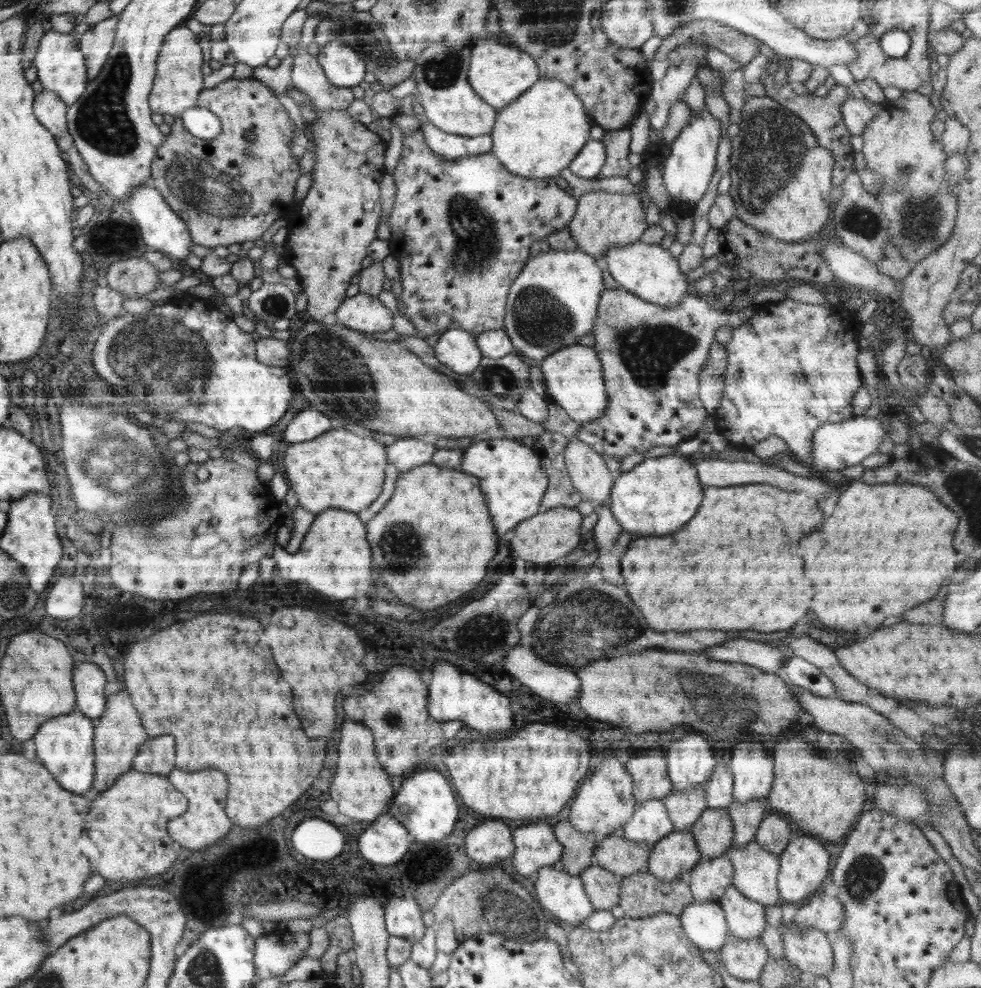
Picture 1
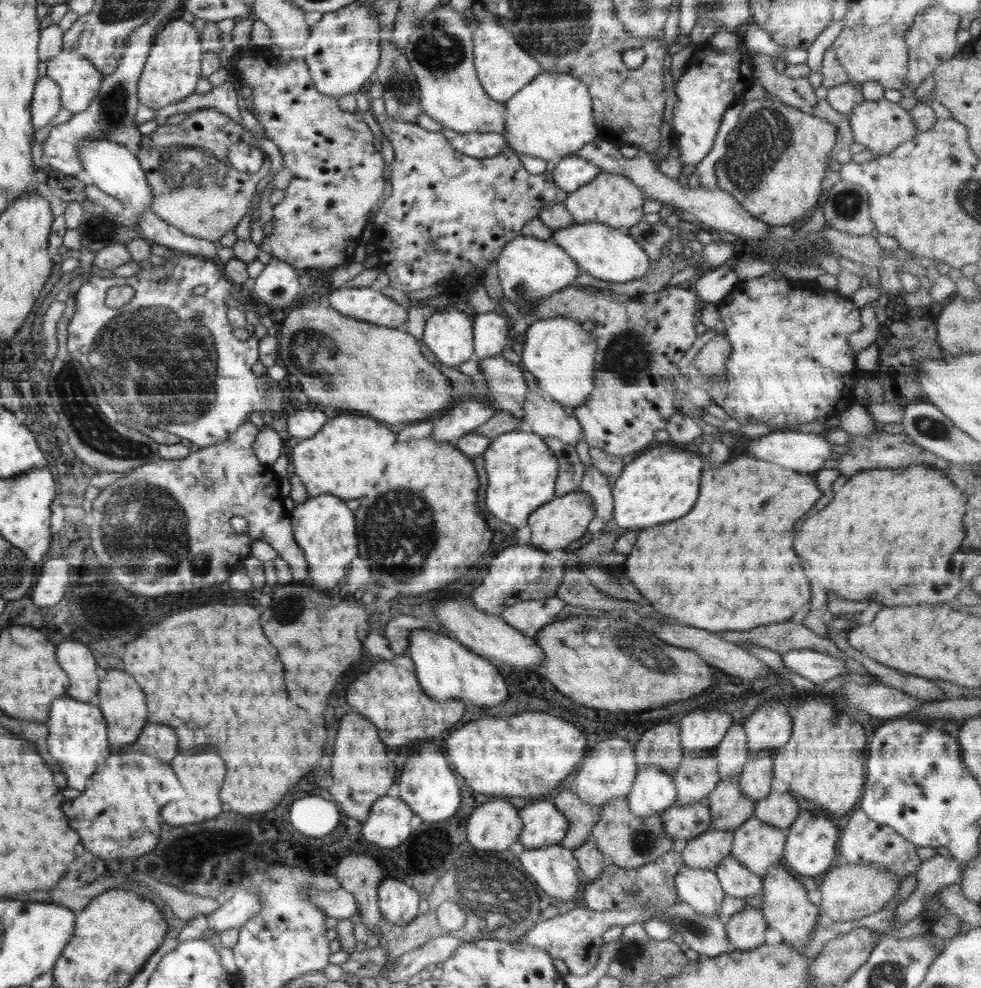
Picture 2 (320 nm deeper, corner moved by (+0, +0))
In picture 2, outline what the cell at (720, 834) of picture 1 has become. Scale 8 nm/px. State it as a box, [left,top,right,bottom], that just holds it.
[704,776,755,831]

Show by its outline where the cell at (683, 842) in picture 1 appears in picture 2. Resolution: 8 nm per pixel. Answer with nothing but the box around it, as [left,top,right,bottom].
[661,800,711,840]

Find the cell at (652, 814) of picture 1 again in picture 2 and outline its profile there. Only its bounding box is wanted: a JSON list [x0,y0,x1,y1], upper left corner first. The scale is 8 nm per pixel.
[626,765,677,817]

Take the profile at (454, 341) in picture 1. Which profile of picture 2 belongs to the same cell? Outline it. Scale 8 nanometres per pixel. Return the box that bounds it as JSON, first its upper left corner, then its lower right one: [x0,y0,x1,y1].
[423,307,474,366]

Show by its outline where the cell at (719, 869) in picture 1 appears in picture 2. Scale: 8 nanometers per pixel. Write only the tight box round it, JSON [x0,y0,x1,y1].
[682,828,733,872]

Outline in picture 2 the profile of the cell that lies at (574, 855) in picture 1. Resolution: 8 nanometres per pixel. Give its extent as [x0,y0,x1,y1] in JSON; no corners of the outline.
[553,787,601,850]

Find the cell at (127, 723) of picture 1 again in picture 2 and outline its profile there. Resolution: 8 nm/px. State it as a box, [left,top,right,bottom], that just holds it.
[95,670,148,748]

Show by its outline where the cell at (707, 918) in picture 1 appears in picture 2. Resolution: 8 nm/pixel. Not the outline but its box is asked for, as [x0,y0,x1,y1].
[675,866,725,918]

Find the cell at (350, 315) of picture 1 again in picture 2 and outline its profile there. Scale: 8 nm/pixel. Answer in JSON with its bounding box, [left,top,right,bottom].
[329,286,408,328]

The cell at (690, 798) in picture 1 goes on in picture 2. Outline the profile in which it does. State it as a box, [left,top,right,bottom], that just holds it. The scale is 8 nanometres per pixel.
[673,746,720,804]

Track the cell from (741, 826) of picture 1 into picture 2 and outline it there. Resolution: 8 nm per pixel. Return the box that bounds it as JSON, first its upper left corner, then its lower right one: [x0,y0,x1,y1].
[738,749,774,804]

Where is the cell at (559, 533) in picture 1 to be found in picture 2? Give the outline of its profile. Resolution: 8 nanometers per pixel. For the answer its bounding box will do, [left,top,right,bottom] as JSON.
[528,490,595,550]

